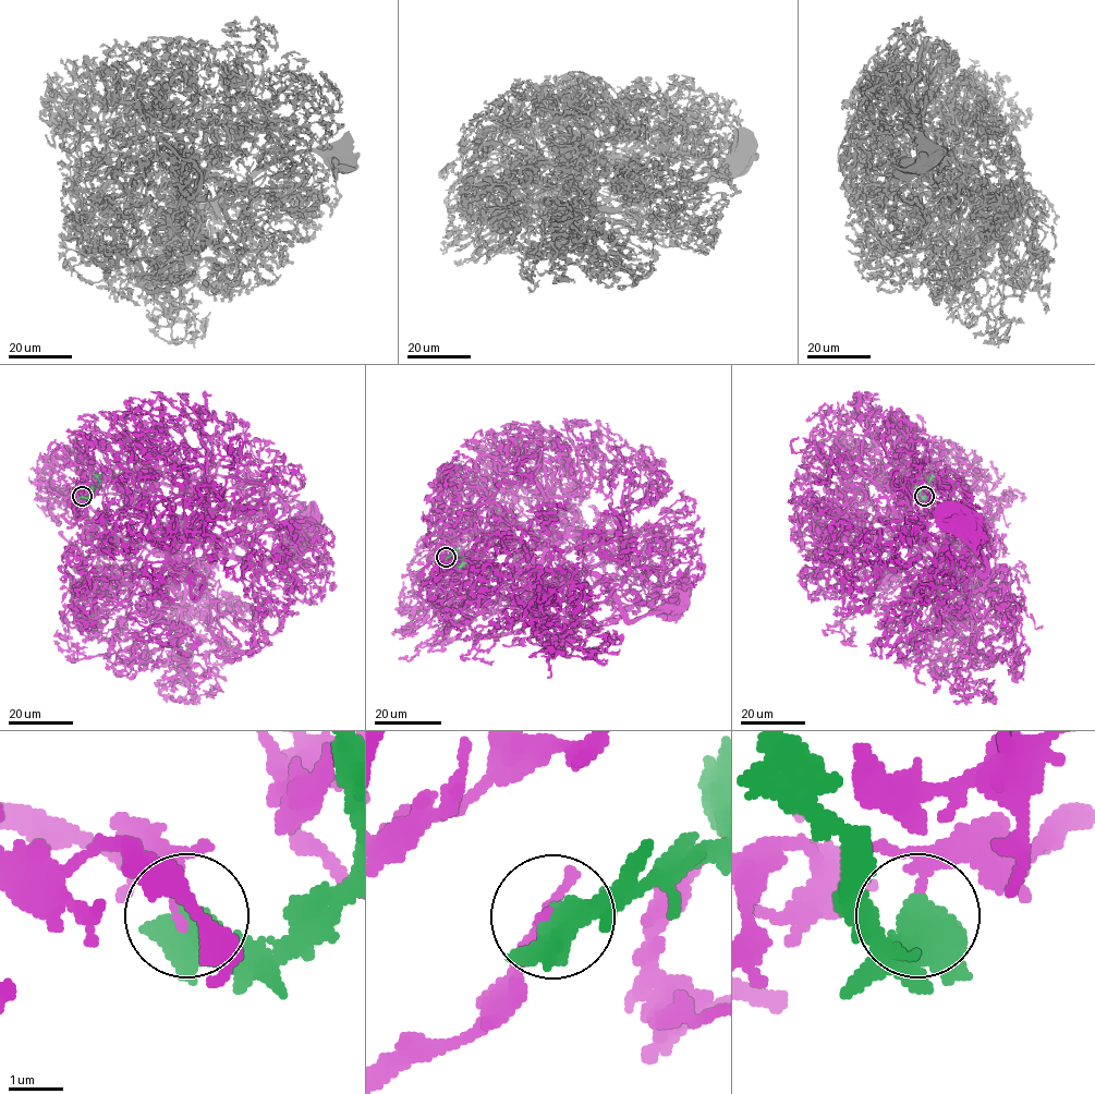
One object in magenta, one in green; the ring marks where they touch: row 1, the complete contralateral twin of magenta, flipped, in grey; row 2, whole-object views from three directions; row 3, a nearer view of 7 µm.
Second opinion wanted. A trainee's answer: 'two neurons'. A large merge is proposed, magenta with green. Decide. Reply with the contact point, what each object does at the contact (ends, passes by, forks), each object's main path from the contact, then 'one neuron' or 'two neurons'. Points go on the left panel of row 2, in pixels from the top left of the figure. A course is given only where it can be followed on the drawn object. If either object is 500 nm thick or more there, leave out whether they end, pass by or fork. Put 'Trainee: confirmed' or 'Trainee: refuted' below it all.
at (82, 496); magenta runs (81, 495), (55, 493), (77, 499), (110, 532), (169, 558), (235, 557), (260, 573), (311, 529); green runs (82, 495), (88, 497), (98, 486), (98, 479), (92, 475); two neurons
Trainee: confirmed

